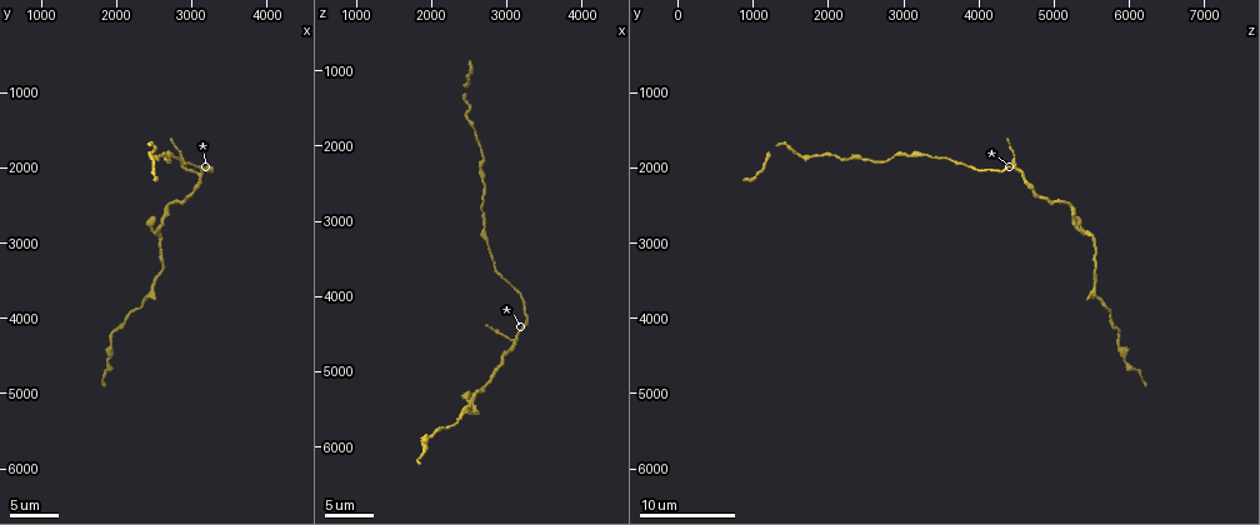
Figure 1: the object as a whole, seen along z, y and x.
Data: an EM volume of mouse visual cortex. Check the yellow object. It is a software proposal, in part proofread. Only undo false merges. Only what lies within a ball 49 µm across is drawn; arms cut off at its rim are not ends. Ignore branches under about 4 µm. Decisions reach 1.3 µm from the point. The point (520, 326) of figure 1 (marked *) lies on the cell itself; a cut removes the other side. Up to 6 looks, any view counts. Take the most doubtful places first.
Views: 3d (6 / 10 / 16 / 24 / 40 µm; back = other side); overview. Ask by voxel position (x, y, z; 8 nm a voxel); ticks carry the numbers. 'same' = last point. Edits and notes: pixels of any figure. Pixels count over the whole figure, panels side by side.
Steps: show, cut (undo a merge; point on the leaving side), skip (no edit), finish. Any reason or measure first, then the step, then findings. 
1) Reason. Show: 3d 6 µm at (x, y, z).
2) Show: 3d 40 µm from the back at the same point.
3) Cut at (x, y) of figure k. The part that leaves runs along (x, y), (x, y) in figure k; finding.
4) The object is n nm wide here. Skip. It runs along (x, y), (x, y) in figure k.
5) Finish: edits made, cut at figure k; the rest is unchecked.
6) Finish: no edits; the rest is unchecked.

Show: 3d 10 µm at (3100, 2100, 4550).

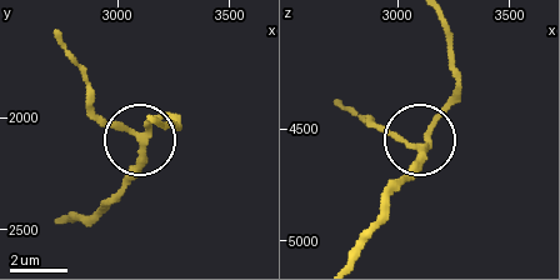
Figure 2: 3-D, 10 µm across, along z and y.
Skip. It runs along (160, 114), (136, 138), (91, 101) in figure 2; continuous, no second cell.

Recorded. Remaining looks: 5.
Sudden change in width. Show: 3d 6 µm at (2550, 3500, 5550).

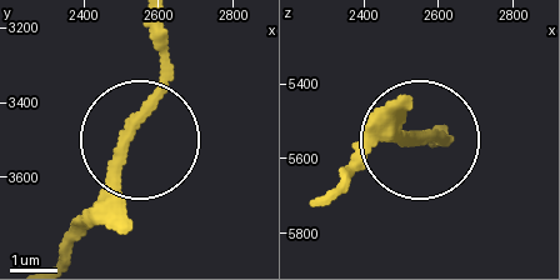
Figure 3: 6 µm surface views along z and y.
Skip. It runs along (164, 28), (160, 99), (73, 226) in figure 3; all the same cell.

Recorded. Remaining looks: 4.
Thick turns thin. Show: 3d 10 µm at (2700, 2500, 5250).

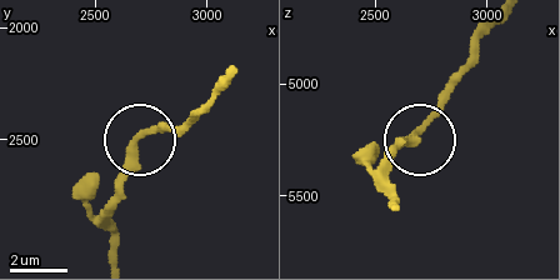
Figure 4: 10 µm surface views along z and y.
The object is 270 nm wide here. Skip. Continuous, no second cell.

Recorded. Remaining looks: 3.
Finish: no edits; the rest is unchecked.

